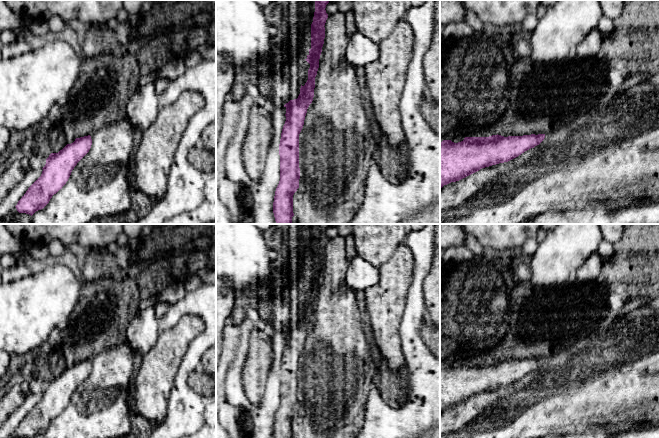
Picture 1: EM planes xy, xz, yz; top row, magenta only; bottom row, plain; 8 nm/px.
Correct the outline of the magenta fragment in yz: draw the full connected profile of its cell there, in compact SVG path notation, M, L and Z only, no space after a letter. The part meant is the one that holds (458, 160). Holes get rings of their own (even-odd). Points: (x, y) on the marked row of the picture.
M497 134L465 137L458 143L443 140L440 142L440 189L482 168L508 162L539 145L544 138L545 134L508 137Z

